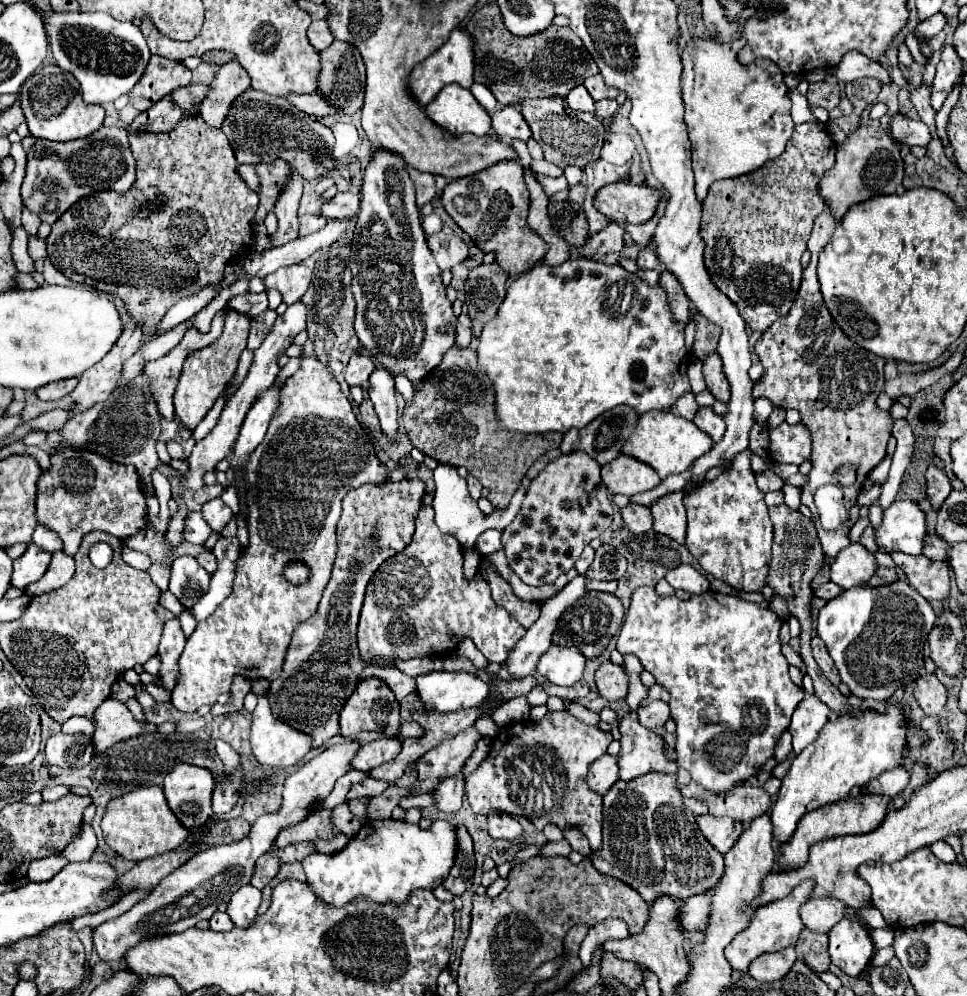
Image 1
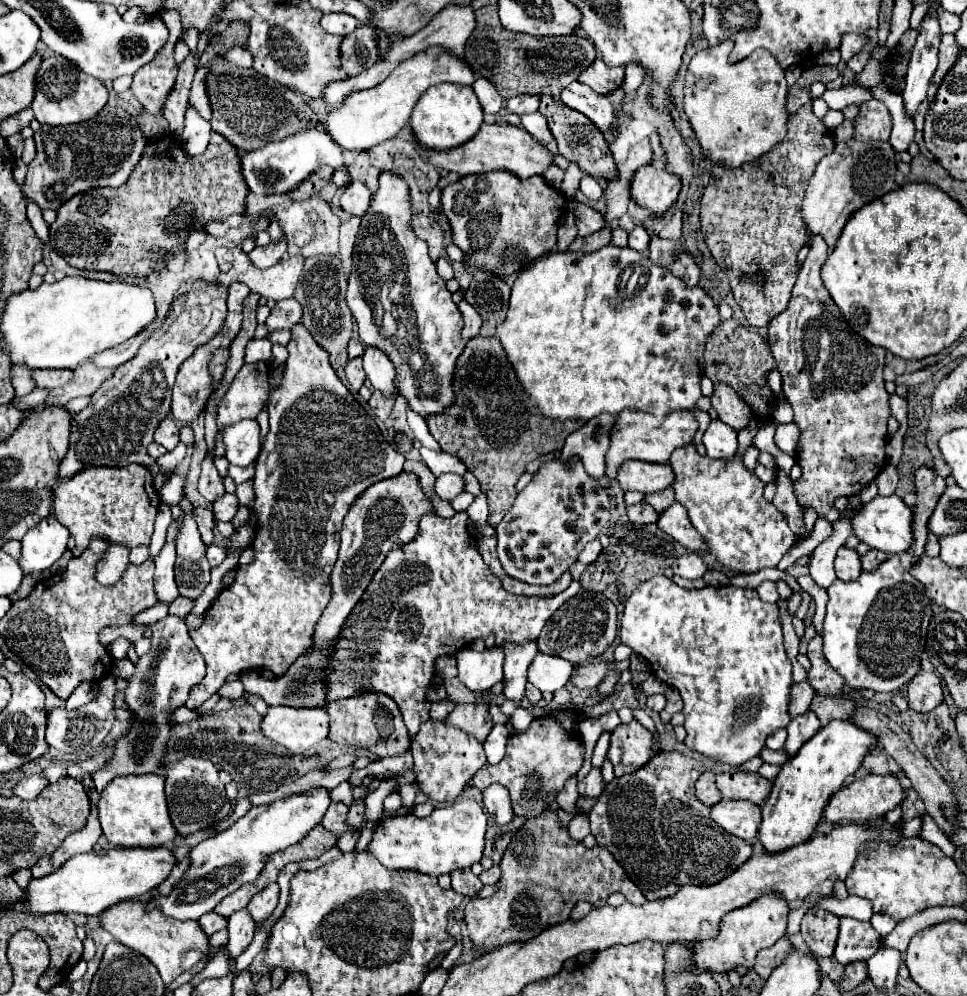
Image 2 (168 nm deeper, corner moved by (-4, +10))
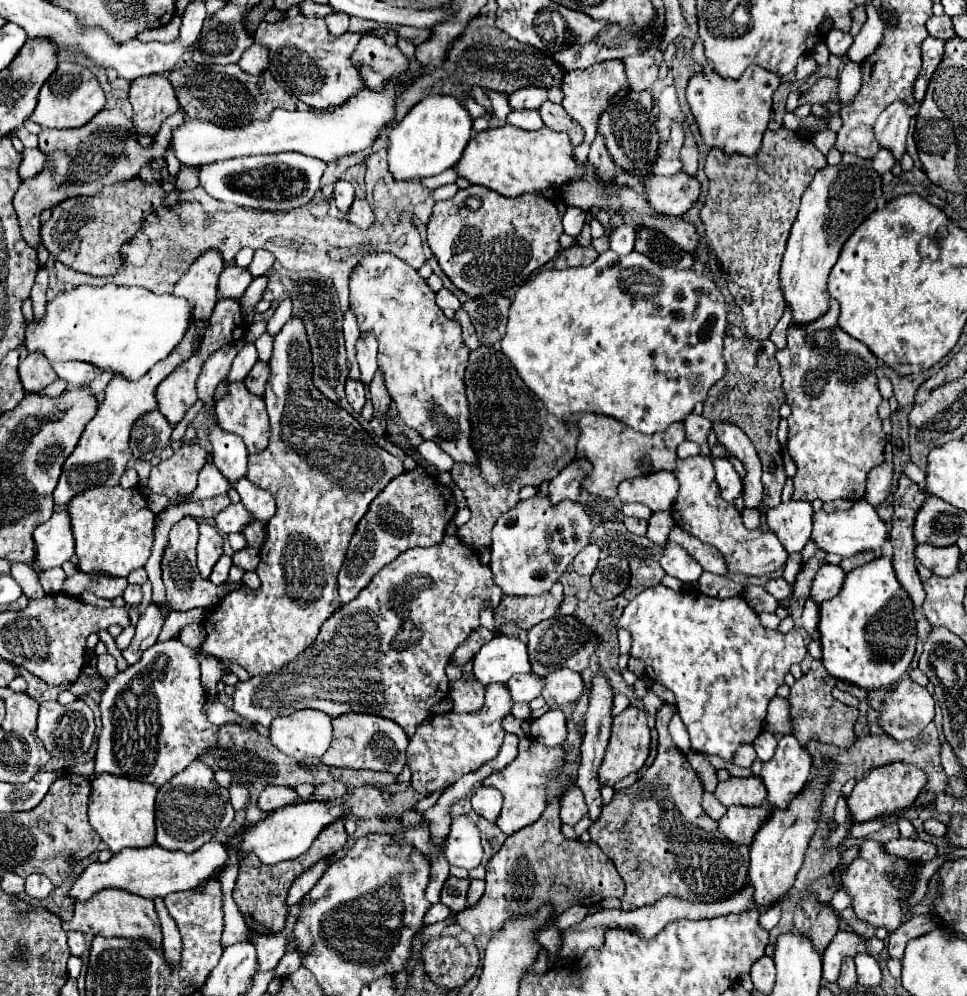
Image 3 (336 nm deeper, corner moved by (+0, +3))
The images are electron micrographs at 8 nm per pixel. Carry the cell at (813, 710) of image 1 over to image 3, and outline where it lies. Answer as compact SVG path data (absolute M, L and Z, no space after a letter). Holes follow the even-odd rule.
M782 735L776 755L764 763L760 775L768 789L768 803L772 807L788 807L792 795L806 785L810 771L812 757L808 749L794 735Z

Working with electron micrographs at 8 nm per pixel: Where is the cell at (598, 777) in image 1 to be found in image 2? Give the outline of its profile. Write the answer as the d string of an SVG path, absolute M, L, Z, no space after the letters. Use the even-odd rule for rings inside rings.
M592 768L590 774L582 782L578 782L578 794L586 798L598 798L602 794L602 788L604 788L604 780L598 768Z

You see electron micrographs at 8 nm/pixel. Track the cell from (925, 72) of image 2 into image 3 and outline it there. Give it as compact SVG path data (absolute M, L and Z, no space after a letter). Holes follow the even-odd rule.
M896 101L884 109L884 113L876 121L876 139L882 147L892 149L900 159L906 151L906 133L910 127L910 107L906 101Z

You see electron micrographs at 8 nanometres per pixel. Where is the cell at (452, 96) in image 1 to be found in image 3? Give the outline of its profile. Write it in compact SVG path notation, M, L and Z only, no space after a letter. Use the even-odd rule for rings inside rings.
M428 95L418 105L414 105L394 129L390 129L388 147L390 173L400 181L438 175L460 161L462 151L470 139L472 117L464 109L464 105L452 95Z

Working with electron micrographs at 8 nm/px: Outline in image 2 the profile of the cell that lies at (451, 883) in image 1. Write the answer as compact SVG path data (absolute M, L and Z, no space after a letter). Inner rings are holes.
M470 868L450 872L450 876L452 876L452 890L458 892L458 894L462 894L462 896L472 898L472 896L478 894L480 888L482 888L482 882L478 880L478 876L472 874Z

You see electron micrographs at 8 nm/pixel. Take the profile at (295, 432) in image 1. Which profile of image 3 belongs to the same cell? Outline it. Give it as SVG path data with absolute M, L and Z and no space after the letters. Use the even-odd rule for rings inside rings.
M292 317L292 321L288 321L274 337L270 367L272 375L264 393L270 417L270 443L264 451L250 457L246 475L254 485L270 491L276 499L276 513L266 523L266 541L260 549L260 563L256 567L262 587L256 591L240 587L228 593L204 617L206 639L200 645L200 653L204 657L214 657L224 671L236 663L252 677L268 675L274 669L288 665L312 645L322 623L340 605L336 575L358 521L364 517L372 499L404 471L402 461L376 445L372 435L358 423L356 417L316 389L312 383L310 345L298 317Z

